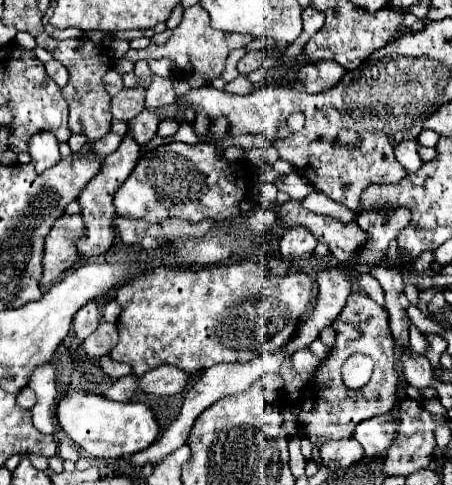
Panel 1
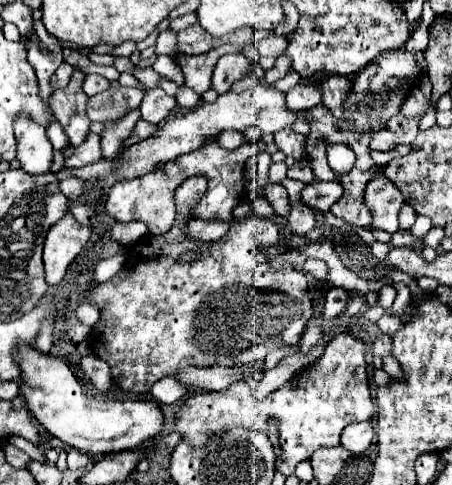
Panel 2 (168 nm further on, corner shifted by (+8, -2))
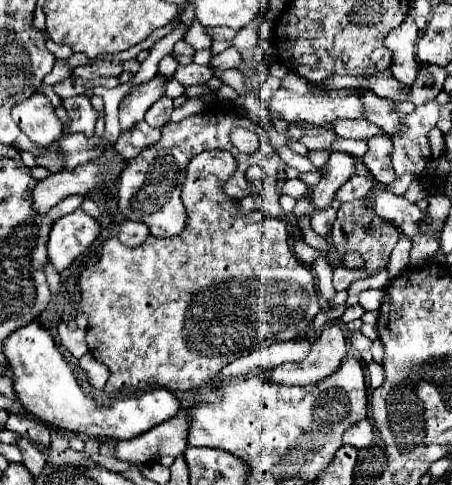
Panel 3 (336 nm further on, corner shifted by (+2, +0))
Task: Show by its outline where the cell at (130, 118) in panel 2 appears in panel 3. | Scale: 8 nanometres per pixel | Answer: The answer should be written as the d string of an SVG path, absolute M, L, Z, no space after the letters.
M156 75L152 81L138 85L132 89L120 103L120 131L130 131L138 121L144 119L148 107L152 107L158 97L164 95L166 79L162 75Z

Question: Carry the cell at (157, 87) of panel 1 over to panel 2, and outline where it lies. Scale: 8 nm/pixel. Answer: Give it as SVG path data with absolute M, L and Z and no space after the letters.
M160 87L146 91L146 95L142 99L142 105L140 105L142 119L148 121L148 123L160 123L174 109L176 109L176 98L168 97Z

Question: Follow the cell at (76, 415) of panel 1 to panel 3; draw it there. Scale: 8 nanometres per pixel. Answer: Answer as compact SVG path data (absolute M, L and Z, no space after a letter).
M28 323L26 327L22 327L22 331L10 335L10 339L6 339L2 349L10 363L16 397L22 401L22 405L32 417L56 429L64 429L82 437L96 437L96 439L110 437L122 441L122 439L134 439L150 431L152 427L164 423L166 419L176 417L176 413L180 411L180 401L168 389L152 389L142 397L114 401L108 407L96 405L80 389L72 369L58 351L52 335L48 331L42 331L42 327L38 327L36 323Z

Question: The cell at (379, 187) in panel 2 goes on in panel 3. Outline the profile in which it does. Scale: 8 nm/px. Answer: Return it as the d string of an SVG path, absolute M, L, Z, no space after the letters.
M378 135L368 141L368 153L362 157L366 167L374 175L374 179L382 185L390 185L396 179L392 163L390 163L390 151L392 151L390 139L384 135Z

